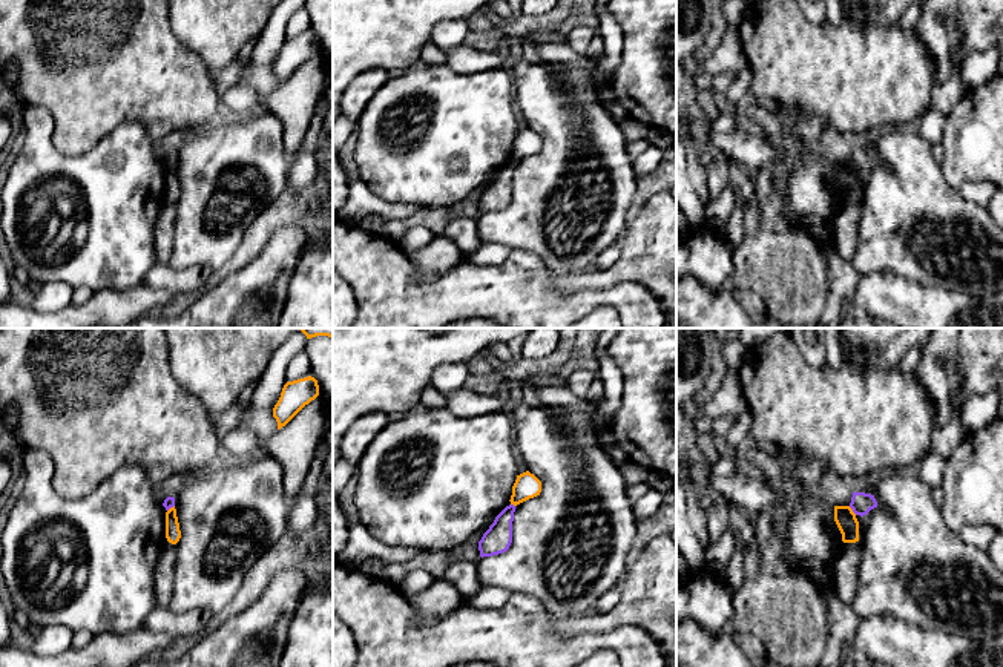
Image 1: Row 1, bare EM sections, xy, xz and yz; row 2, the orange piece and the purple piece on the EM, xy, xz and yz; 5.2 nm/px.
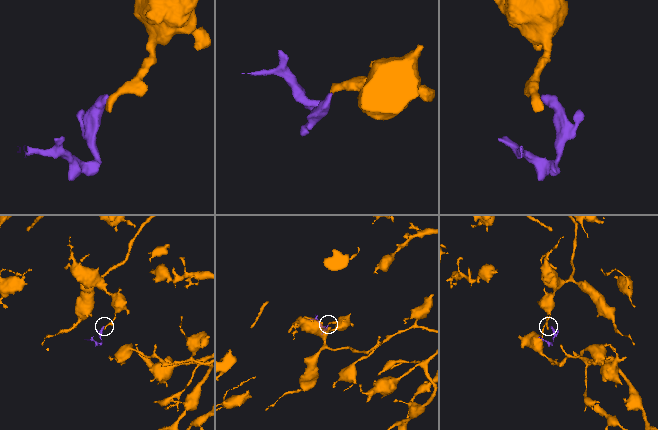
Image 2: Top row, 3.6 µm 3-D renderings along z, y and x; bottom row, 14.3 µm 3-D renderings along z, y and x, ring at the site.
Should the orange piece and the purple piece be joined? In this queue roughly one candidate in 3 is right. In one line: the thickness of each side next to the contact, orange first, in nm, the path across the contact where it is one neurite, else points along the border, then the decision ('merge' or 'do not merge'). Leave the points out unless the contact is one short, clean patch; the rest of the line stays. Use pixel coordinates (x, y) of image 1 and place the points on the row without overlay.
110 nm thick on the orange side, 110 nm on the other; border along yz (848, 163), (856, 170); do not merge

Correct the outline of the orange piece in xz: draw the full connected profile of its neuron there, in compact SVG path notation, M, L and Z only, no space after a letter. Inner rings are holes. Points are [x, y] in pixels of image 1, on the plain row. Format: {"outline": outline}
{"outline": "M529 127L517 132L517 136L512 143L511 161L517 163L529 155L540 152L541 138L531 130Z"}

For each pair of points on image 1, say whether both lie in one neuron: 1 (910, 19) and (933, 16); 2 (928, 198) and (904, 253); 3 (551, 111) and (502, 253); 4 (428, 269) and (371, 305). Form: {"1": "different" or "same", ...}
{"1": "different", "2": "same", "3": "different", "4": "different"}

